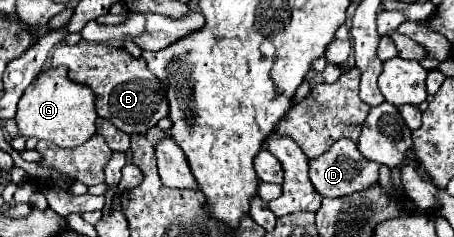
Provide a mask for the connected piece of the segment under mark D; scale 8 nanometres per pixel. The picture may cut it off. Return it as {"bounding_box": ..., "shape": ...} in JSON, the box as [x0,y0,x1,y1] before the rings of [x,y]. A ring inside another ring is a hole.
{"bounding_box":[309,139,379,199],"shape":[[[339,139],[323,155],[309,159],[309,179],[321,197],[337,199],[337,197],[345,197],[345,195],[351,195],[357,191],[365,191],[367,187],[377,185],[379,183],[379,163],[365,159],[359,153],[355,141]]]}

